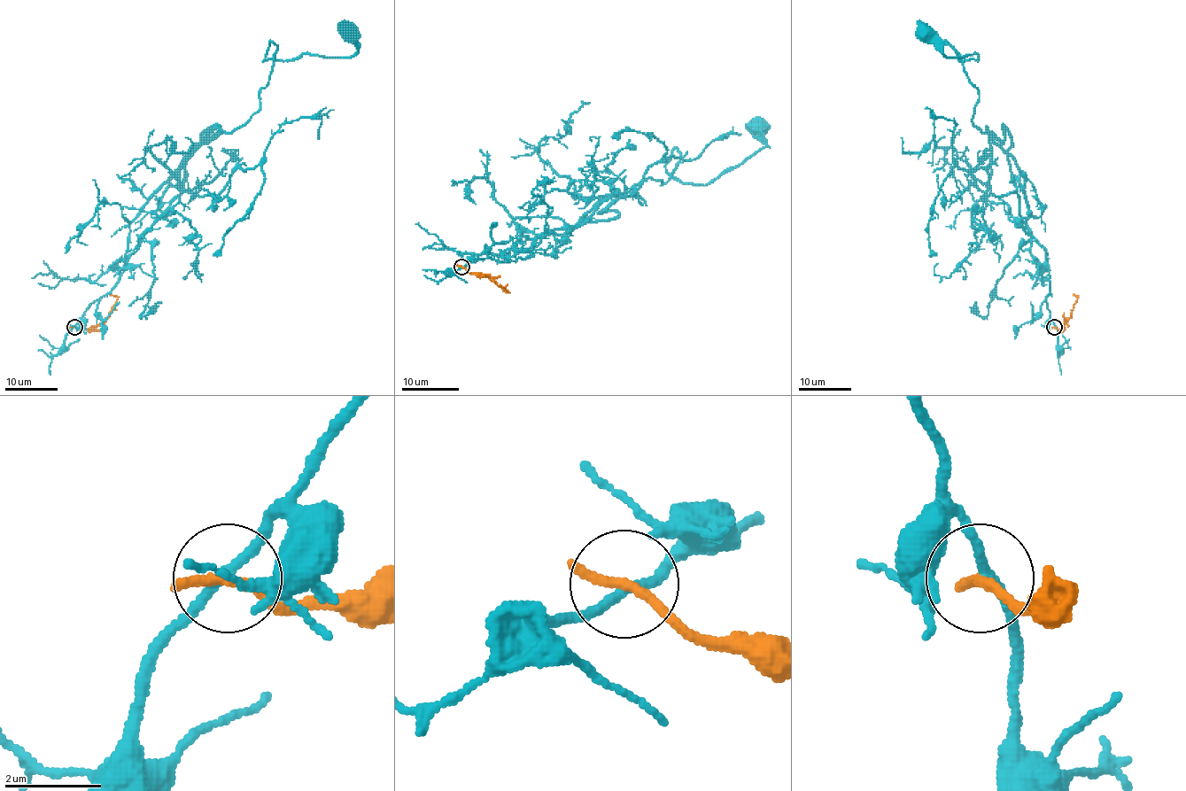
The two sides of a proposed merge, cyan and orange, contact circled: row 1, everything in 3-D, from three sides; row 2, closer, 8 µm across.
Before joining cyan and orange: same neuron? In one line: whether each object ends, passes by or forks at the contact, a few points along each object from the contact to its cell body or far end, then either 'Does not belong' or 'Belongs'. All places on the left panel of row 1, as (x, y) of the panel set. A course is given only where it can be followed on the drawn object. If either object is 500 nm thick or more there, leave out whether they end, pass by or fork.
At the ring cyan passes by. At the ring orange ends. Course of cyan: (74, 327), (182, 192), (188, 156), (259, 108), (270, 42), (263, 60), (351, 57), (350, 33). Course of orange: (74, 327), (95, 329), (108, 315), (118, 298), (108, 294). Does not belong

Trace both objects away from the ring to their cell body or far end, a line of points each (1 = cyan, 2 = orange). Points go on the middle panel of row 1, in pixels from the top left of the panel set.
1: (461, 267), (525, 258), (613, 194), (662, 185), (676, 148), (665, 169), (713, 182), (760, 151), (758, 125)
2: (461, 267), (469, 273), (484, 274), (508, 291), (506, 292), (499, 287)

